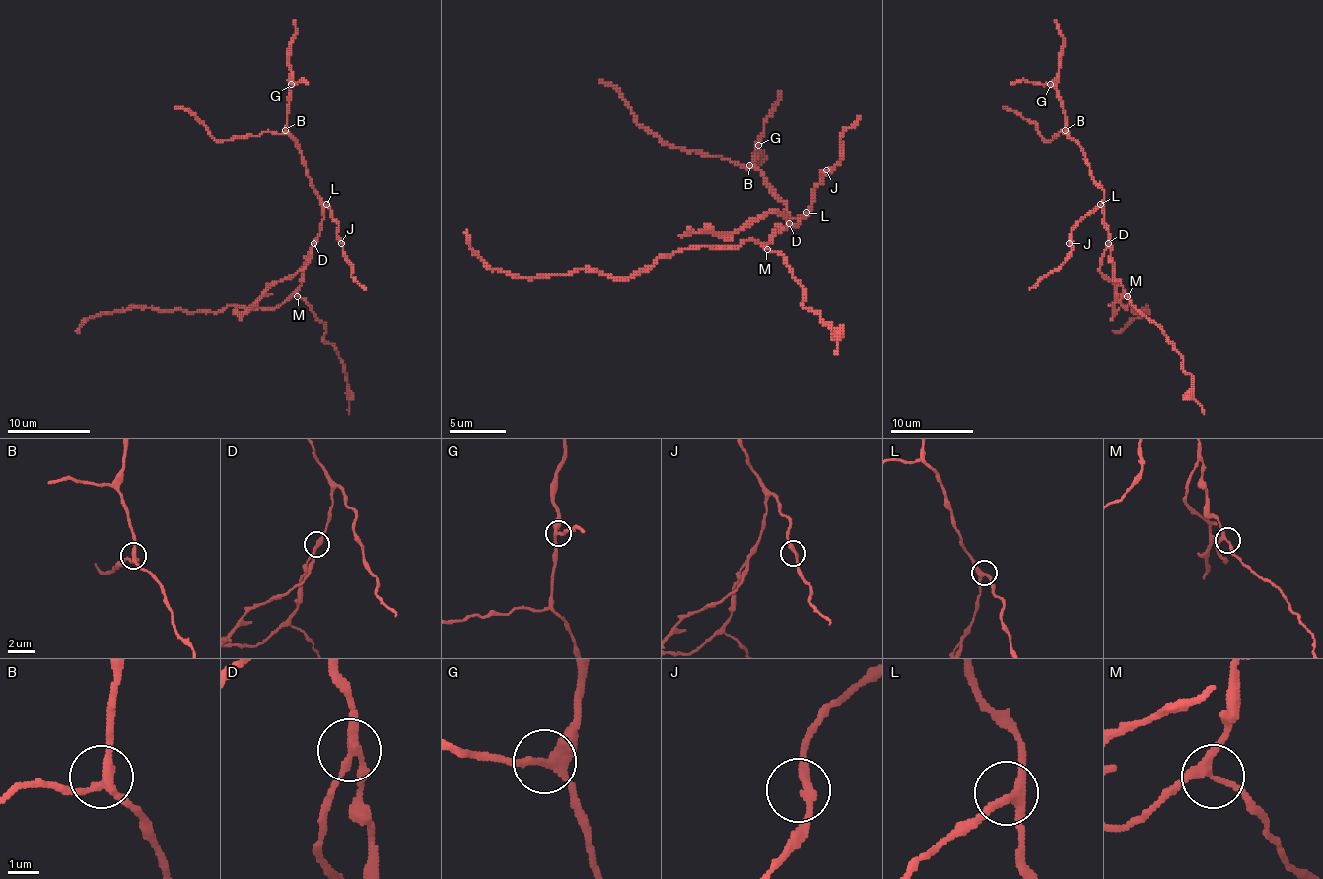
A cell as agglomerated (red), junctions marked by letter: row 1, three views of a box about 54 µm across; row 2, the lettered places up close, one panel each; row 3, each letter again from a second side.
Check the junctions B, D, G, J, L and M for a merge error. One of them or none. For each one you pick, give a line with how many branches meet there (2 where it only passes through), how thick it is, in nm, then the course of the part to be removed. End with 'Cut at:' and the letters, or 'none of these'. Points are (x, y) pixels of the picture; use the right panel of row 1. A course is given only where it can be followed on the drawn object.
D: 3 branches meet; 200 nm thick; foreign part runs (1108, 243), (1100, 269), (1115, 285), (1115, 312), (1117, 310)
Cut at: D

